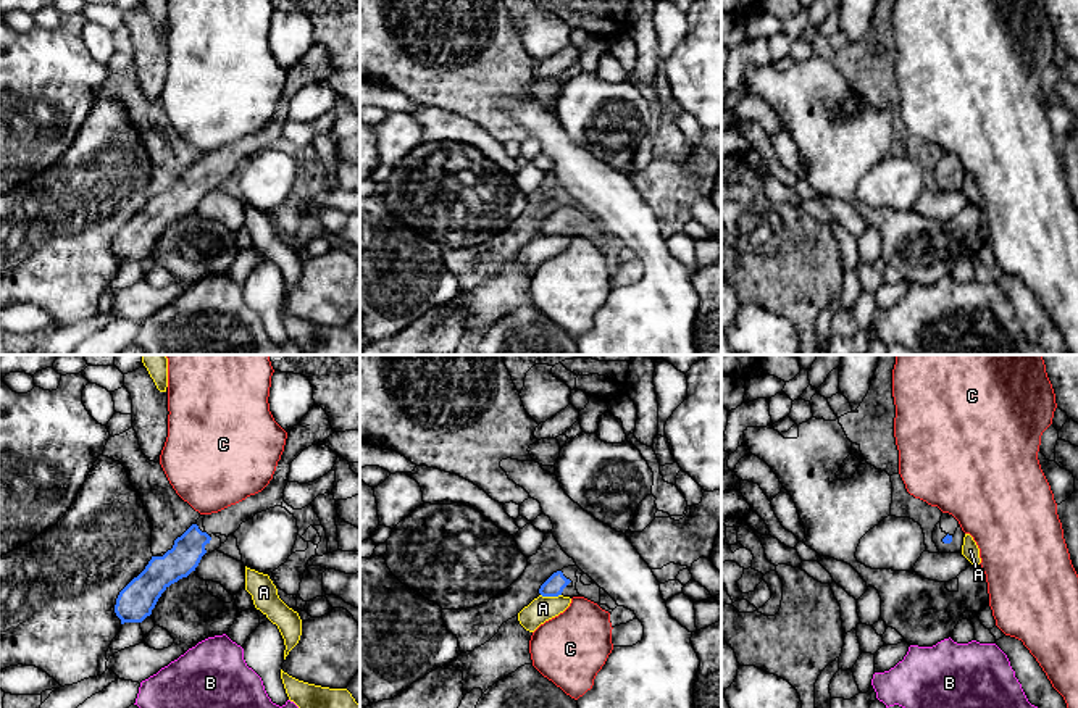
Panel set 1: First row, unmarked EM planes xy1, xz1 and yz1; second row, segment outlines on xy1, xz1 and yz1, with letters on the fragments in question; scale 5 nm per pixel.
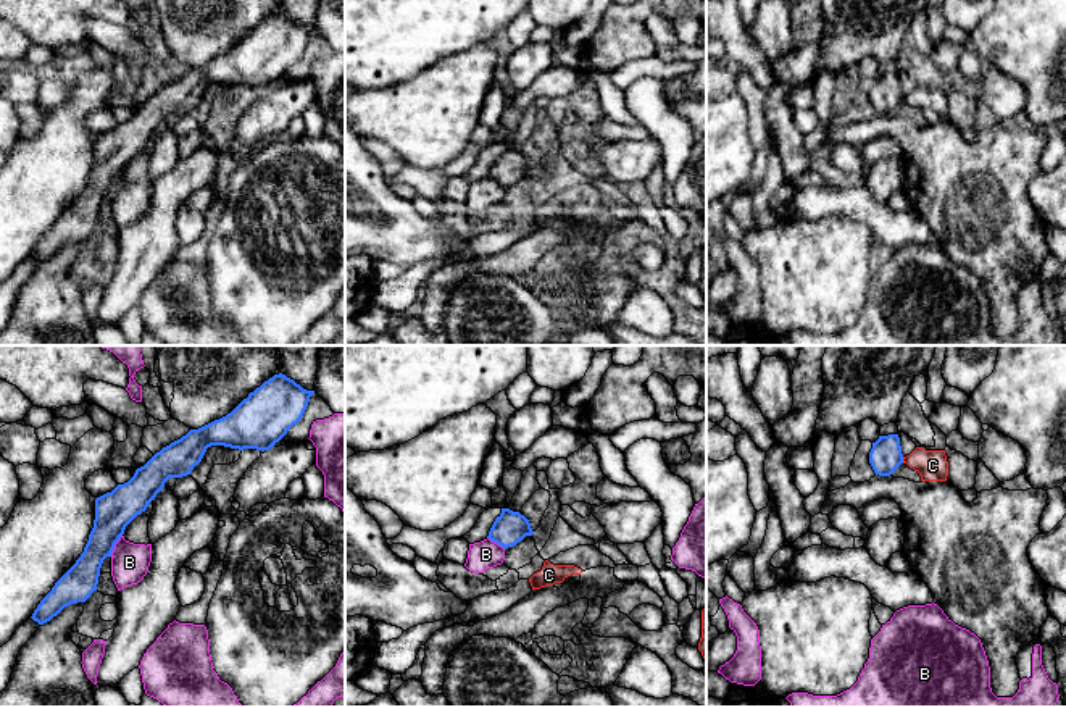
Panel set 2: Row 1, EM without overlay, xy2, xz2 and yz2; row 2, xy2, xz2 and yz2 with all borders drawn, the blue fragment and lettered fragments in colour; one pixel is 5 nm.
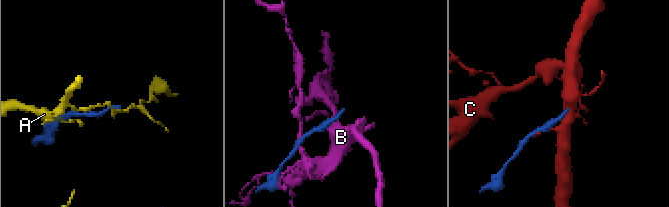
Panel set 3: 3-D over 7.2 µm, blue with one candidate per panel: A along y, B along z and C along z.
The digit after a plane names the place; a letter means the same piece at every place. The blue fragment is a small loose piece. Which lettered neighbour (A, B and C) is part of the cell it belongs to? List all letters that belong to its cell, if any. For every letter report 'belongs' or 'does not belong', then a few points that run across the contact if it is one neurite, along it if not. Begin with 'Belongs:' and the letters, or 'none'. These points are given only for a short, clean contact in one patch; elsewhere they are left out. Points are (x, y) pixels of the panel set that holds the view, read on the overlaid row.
Belongs: none
A: does not belong
B: does not belong
C: does not belong

